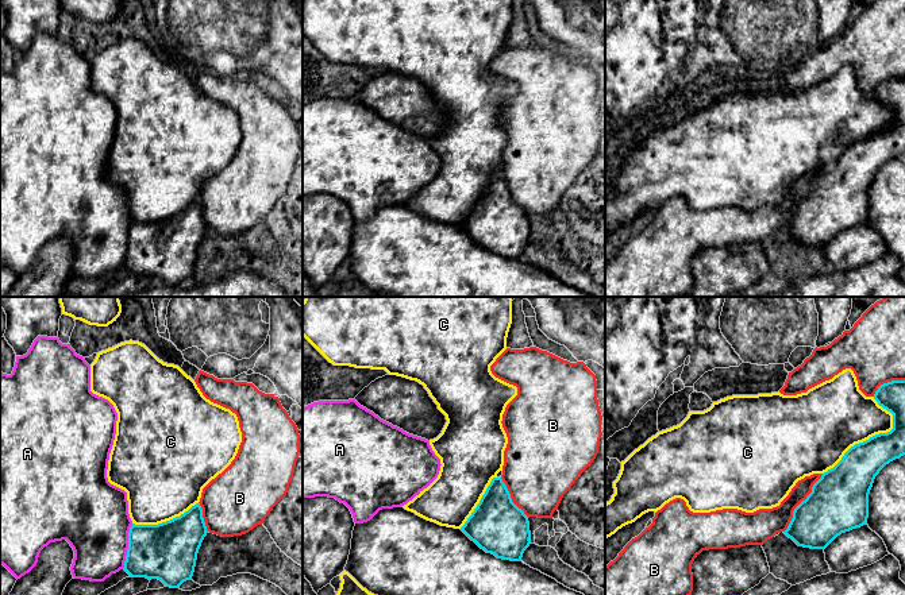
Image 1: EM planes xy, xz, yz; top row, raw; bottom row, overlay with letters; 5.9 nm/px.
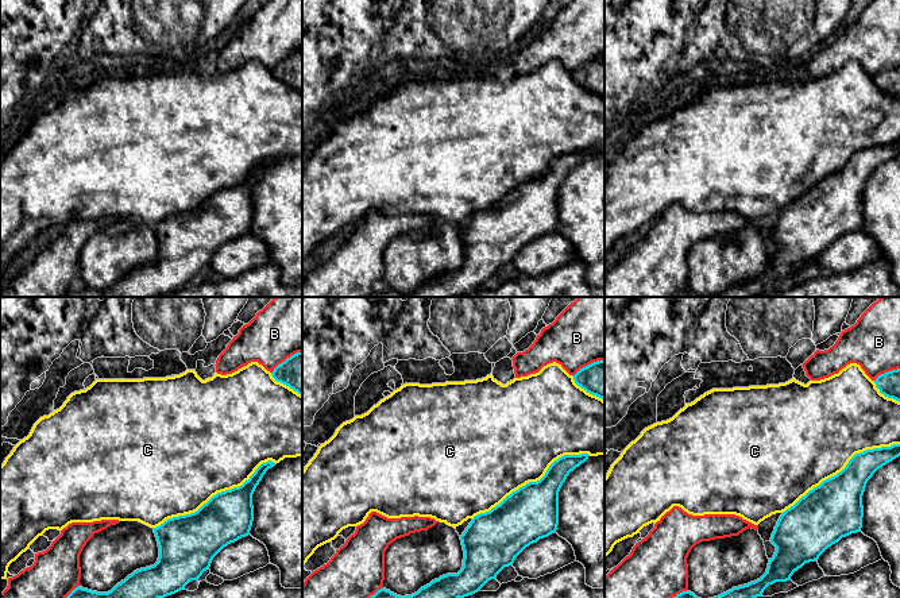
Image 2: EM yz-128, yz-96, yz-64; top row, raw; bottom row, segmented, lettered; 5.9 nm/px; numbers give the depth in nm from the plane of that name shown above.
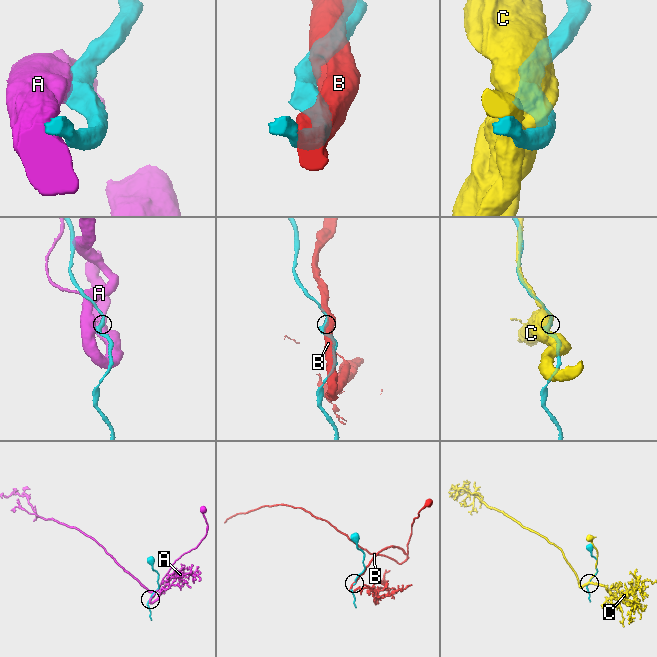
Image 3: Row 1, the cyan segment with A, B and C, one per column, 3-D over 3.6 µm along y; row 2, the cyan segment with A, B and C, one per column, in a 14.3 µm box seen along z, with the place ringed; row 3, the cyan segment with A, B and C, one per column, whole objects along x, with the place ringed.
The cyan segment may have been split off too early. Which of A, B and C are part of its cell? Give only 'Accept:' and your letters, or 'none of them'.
Accept: none of them

